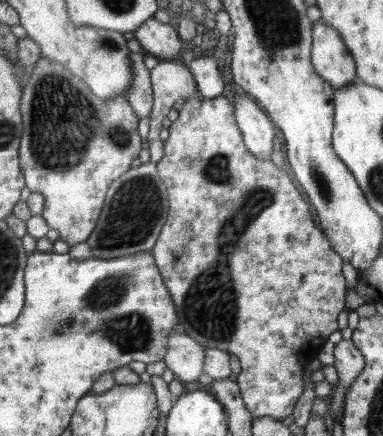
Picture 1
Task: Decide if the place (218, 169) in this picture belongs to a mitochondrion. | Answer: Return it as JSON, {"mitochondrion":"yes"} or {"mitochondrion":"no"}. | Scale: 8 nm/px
{"mitochondrion":"yes"}

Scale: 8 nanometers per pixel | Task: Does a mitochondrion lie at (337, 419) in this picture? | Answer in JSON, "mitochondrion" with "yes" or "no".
{"mitochondrion":"no"}

